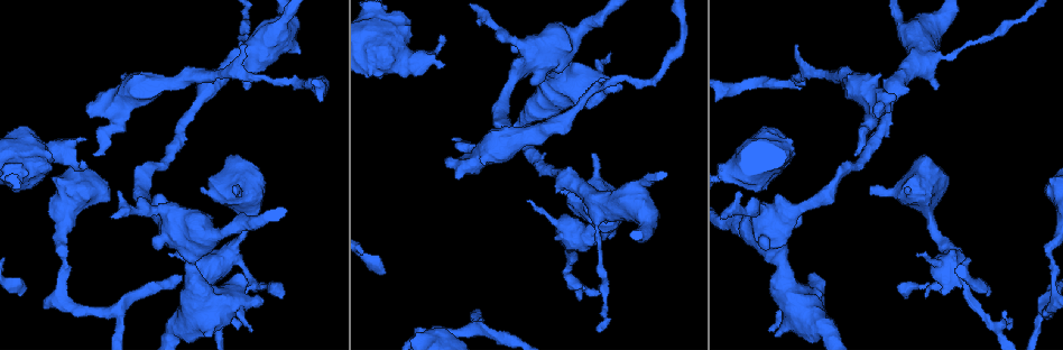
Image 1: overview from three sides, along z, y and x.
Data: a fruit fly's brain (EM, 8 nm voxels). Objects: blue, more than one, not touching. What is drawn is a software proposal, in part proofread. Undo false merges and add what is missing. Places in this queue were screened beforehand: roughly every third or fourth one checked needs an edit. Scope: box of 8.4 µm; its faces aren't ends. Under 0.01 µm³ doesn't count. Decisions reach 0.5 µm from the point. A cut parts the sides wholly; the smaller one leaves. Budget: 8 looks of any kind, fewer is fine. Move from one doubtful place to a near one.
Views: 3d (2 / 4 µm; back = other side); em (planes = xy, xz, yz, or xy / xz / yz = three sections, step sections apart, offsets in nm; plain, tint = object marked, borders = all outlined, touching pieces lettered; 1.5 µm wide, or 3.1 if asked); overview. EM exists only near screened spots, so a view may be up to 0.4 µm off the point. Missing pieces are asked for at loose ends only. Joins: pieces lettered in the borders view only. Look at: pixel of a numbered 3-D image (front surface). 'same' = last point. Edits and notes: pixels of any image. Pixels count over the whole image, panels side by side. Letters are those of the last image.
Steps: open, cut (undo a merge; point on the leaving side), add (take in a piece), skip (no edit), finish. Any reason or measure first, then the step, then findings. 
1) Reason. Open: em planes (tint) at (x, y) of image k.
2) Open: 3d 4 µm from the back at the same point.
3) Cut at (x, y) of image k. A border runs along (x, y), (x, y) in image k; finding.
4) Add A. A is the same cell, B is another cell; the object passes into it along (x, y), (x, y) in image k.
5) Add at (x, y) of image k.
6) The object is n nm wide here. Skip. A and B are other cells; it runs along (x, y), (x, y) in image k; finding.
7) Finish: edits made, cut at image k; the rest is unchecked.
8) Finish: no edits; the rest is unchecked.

An open end. Open: 3d 2 µm from the back at (454, 140) of image 1.

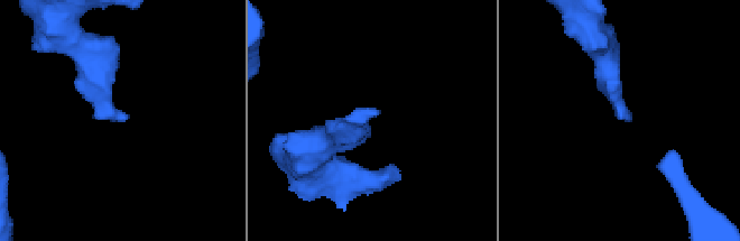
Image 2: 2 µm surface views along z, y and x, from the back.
Now the EM. Open: em planes (borders) at (628, 119) of image 2.

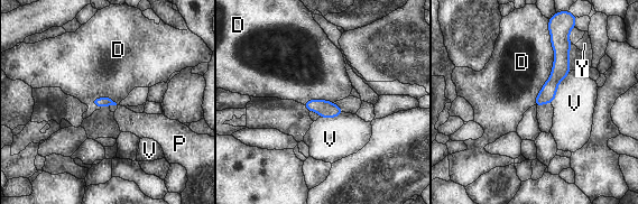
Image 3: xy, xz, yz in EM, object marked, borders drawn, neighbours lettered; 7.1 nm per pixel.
Skip. D, P, V and Y are other cells; it runs along (558, 39), (561, 70), (537, 102) in image 3; no lettered piece goes on from it.

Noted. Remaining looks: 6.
Abrupt turn. Open: em planes (borders) at (118, 313) of image 1.

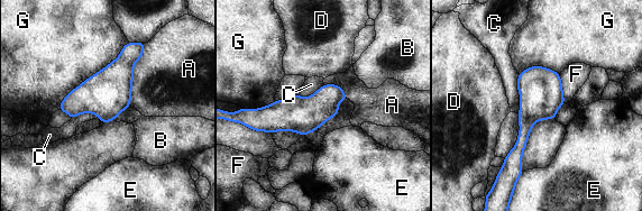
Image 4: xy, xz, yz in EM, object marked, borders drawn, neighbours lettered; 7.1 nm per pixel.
The object is 260 nm wide here. Skip. A, B, C, D, E, F and G are other cells; a border runs along (517, 74), (519, 113), (521, 116) in image 4; all the same neuron.

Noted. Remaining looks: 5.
Open: 3d 2 µm at (869, 186) of image 1.

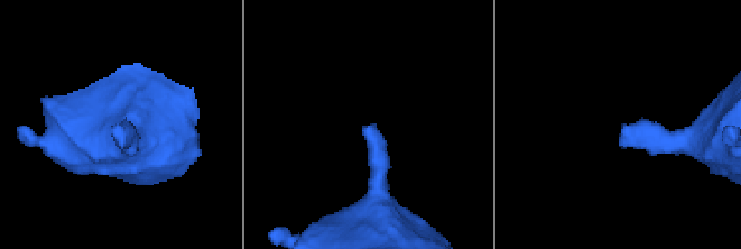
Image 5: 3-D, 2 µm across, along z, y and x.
Need the tissue. Open: em planes (borders) at (116, 128) of image 5.

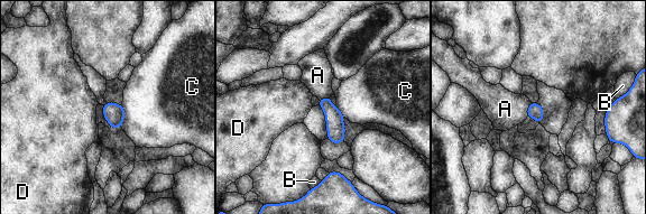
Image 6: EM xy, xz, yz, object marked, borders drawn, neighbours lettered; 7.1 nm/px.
The object is 110 nm wide here. Add A. A is the same cell, B, C and D are other cells; the object passes into it along (535, 111), (527, 109), (505, 109) in image 6; it goes on there.

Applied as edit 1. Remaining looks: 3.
Finish: edits made, add at image 6; the rest is unchecked.

